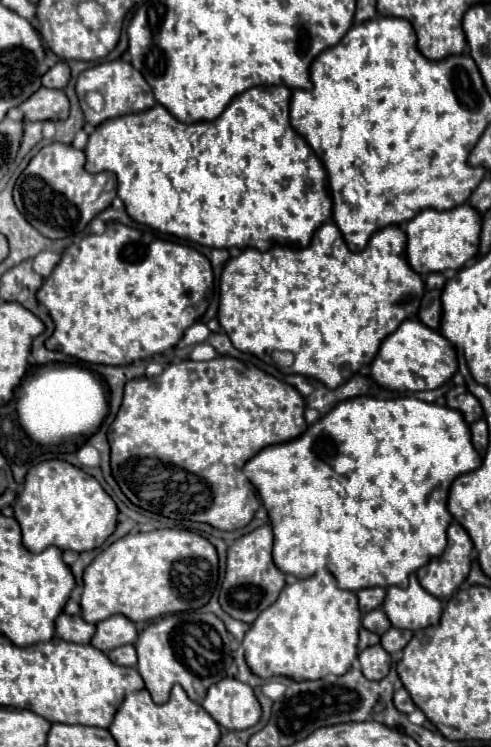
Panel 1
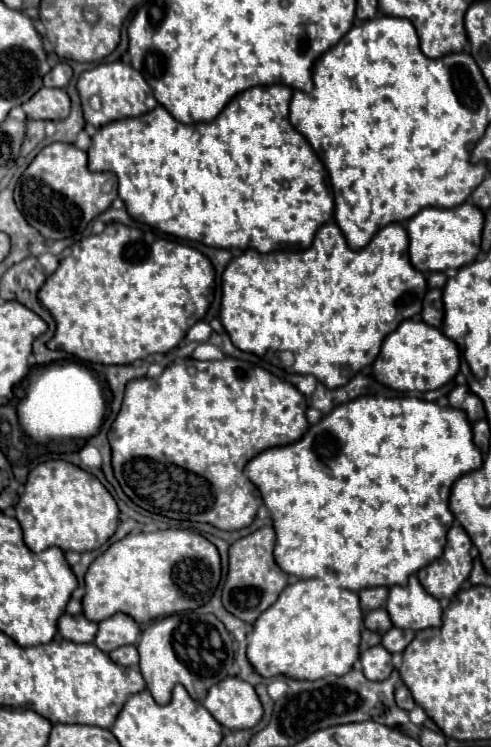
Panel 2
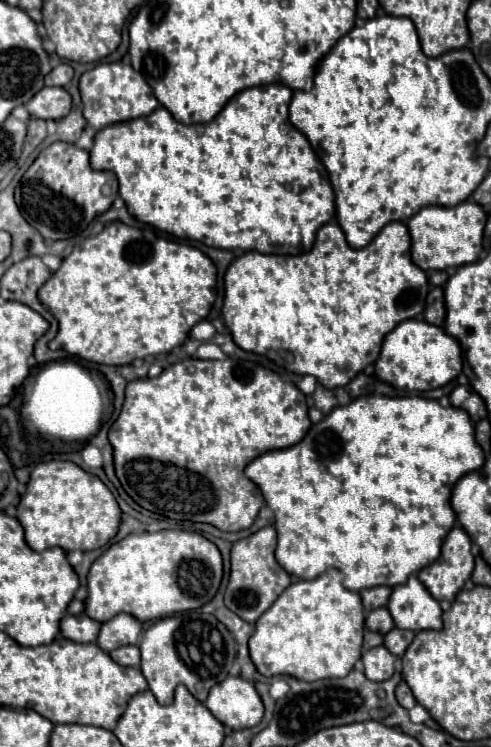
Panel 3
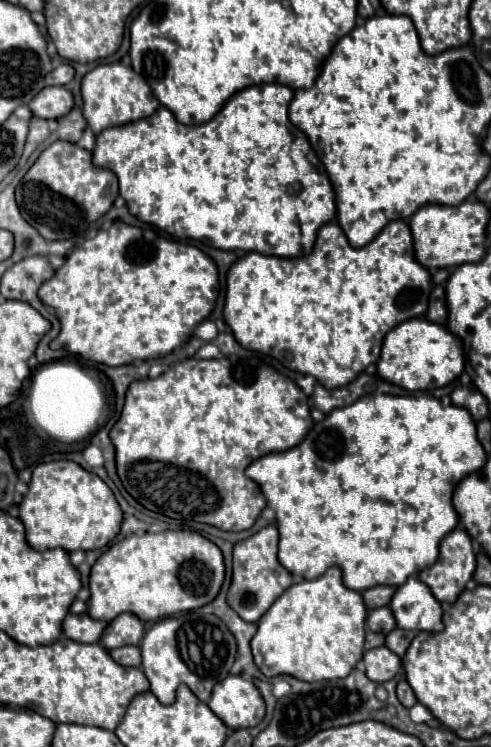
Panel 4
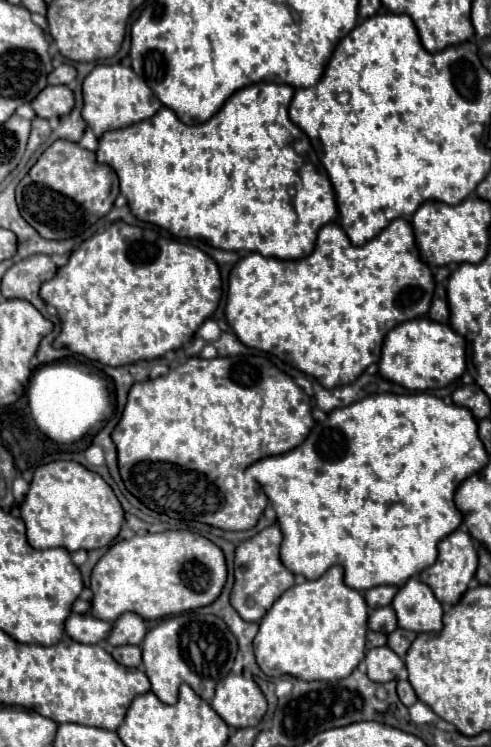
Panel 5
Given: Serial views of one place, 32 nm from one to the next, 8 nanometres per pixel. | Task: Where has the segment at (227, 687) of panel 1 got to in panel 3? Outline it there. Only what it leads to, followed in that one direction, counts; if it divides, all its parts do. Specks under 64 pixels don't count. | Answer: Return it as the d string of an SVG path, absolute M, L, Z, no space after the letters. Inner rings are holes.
M228 676L210 690L208 710L228 728L242 730L256 726L264 716L264 704L250 680Z

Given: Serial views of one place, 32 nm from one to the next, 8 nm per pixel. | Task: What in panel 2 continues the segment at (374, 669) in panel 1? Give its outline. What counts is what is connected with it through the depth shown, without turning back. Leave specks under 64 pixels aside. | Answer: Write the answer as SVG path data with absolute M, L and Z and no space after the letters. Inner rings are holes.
M384 646L368 648L360 654L360 662L364 666L364 676L368 680L386 680L394 666L392 666L392 654Z

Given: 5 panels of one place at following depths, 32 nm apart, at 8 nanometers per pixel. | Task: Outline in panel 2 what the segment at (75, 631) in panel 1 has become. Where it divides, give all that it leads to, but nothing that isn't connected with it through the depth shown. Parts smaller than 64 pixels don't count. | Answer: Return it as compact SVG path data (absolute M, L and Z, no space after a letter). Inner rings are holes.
M64 614L58 620L58 632L62 638L72 640L72 642L92 642L96 636L96 628L98 624L88 620L84 614Z

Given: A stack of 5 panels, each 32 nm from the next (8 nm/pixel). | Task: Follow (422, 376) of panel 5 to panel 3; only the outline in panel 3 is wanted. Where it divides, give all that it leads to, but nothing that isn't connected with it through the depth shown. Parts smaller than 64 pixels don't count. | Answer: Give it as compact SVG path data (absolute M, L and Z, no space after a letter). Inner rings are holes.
M422 318L404 320L398 324L382 344L380 358L376 362L376 376L396 388L402 390L434 390L450 380L454 380L462 372L462 348L460 342L446 334L444 328L428 324Z

